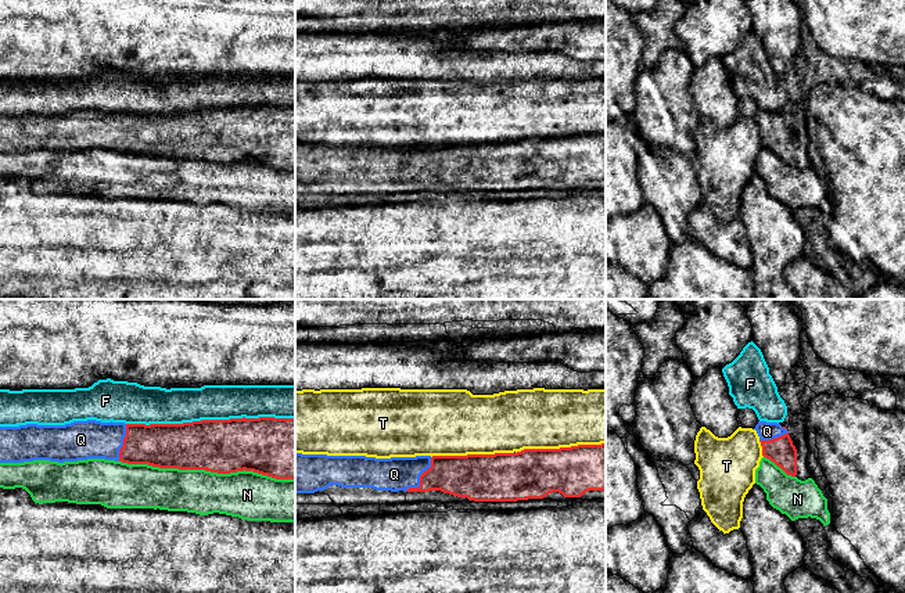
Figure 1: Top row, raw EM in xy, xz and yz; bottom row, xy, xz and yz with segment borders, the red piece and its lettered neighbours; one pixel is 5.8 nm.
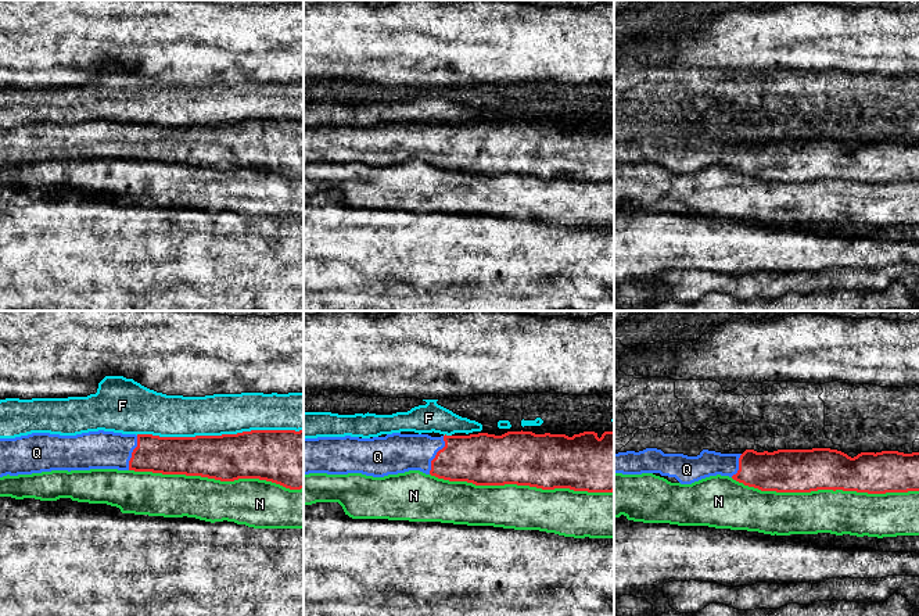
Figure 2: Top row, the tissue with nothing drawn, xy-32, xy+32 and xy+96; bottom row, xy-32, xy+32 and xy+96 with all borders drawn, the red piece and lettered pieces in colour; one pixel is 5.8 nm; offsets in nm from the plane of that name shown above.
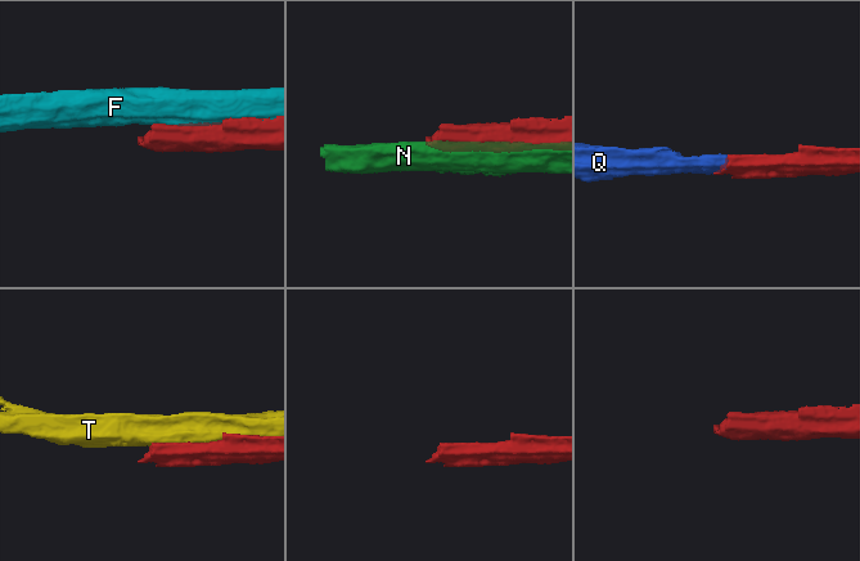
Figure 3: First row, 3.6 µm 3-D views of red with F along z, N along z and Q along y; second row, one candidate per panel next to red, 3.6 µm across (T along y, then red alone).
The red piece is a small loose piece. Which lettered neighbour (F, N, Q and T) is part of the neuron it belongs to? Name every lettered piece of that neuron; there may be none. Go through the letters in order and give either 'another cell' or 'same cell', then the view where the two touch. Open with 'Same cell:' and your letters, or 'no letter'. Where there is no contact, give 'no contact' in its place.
Same cell: Q
F: another cell; meets red in xy
N: another cell; meets red in xy
Q: same cell; meets red in xz
T: another cell; meets red in xz

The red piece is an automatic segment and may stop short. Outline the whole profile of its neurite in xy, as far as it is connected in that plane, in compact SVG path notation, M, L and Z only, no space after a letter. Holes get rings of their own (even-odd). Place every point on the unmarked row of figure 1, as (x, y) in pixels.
M295 108L0 116L0 152L105 148L218 163L254 161L295 169Z

